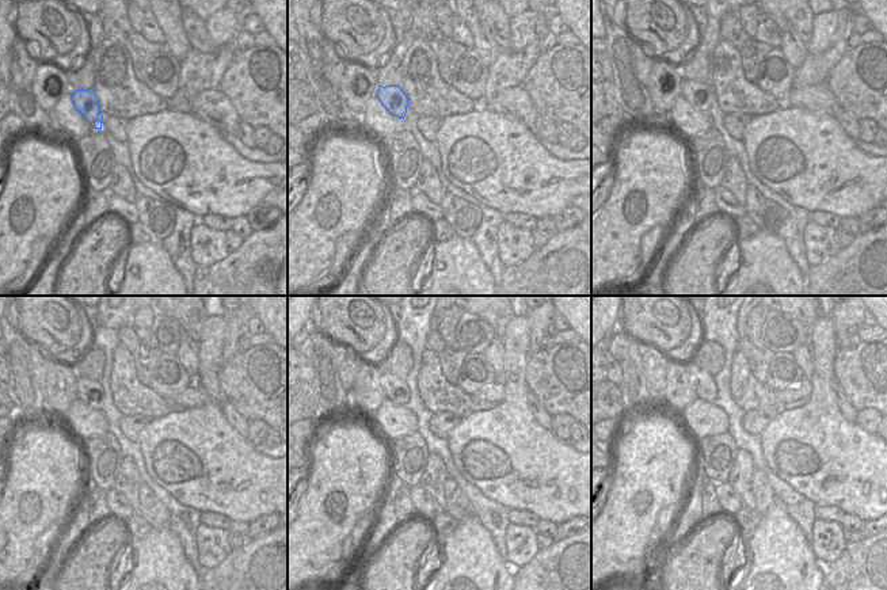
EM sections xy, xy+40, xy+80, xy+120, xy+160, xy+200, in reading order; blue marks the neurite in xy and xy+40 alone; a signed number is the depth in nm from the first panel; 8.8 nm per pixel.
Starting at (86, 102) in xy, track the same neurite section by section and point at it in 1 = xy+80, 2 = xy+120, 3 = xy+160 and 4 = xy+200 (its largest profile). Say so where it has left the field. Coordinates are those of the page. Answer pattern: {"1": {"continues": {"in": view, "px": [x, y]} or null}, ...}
{"1": {"continues": {"in": "xy+80", "px": [693, 91]}}, "2": {"continues": {"in": "xy+120", "px": [88, 391]}}, "3": {"continues": {"in": "xy+160", "px": [396, 389]}}, "4": {"continues": {"in": "xy+200", "px": [703, 381]}}}

